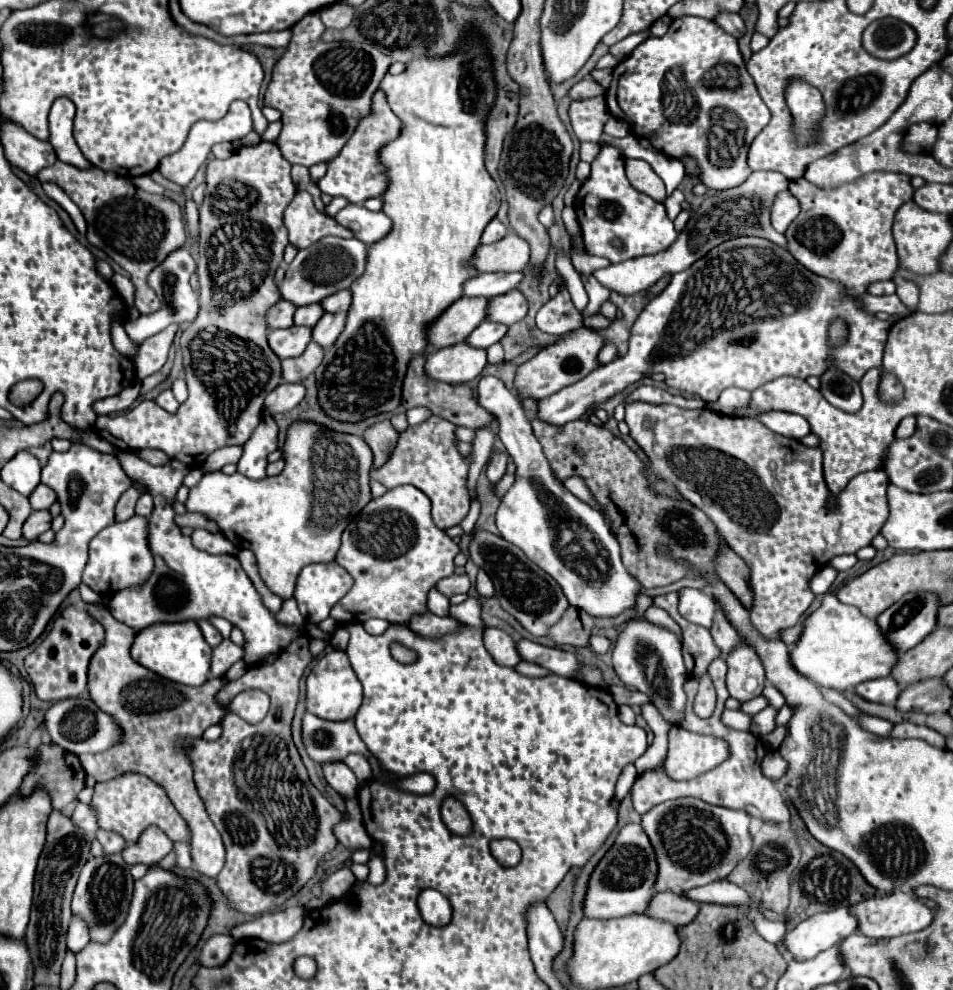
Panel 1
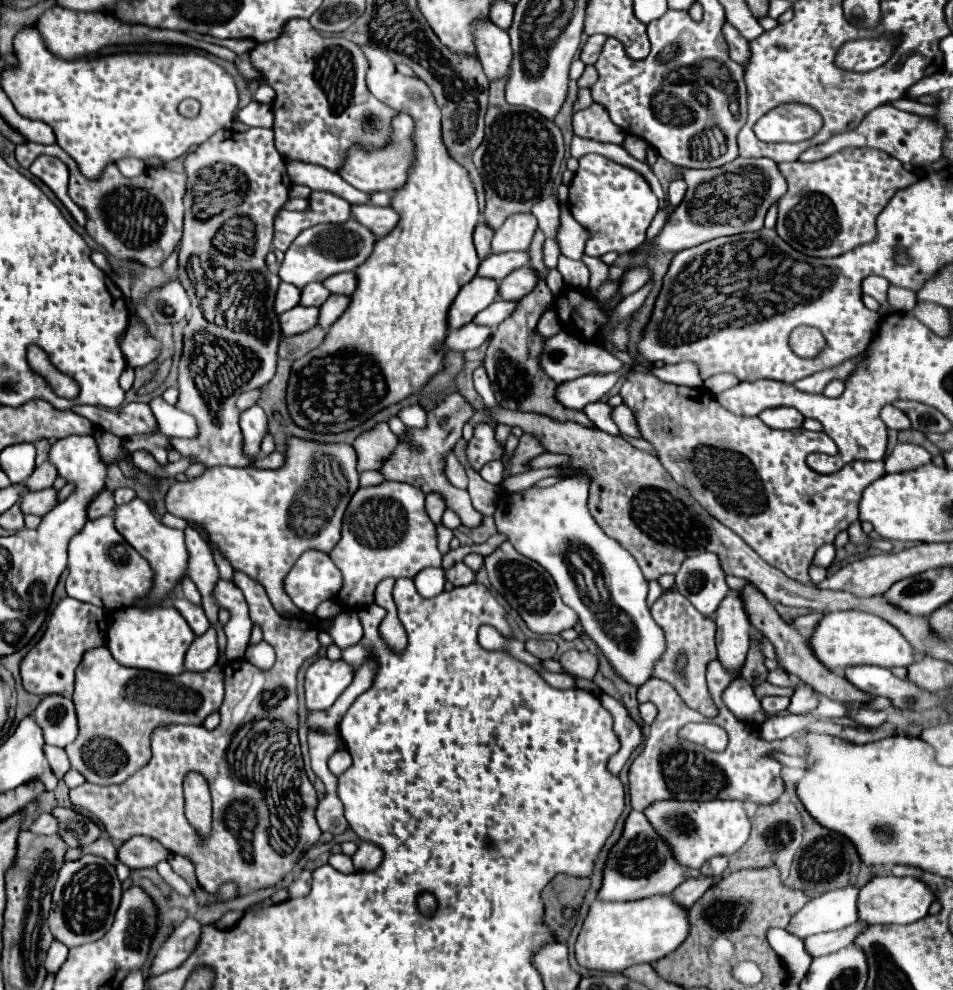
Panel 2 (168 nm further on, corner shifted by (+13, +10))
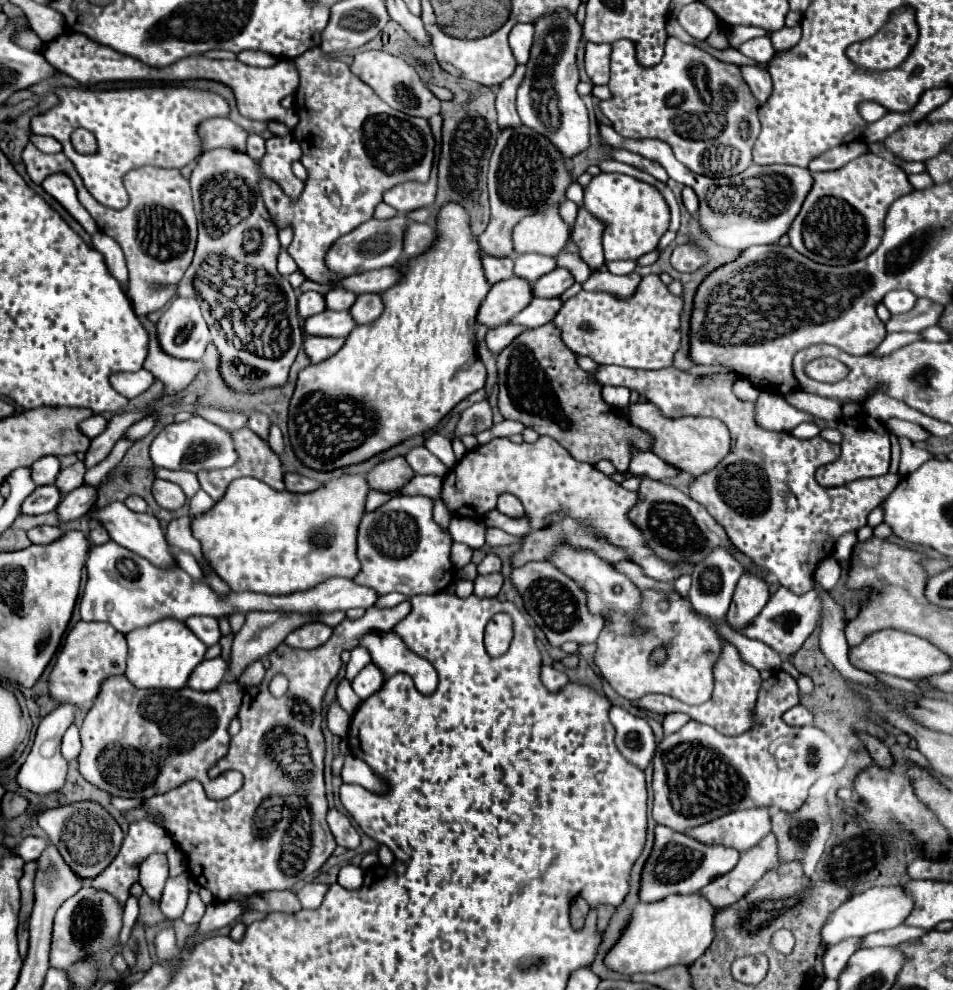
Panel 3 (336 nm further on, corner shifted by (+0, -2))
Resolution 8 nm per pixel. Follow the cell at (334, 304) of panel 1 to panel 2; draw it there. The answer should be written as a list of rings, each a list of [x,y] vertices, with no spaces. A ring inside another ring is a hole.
[[[342,272],[338,276],[330,276],[324,280],[324,286],[332,292],[332,294],[346,294],[350,296],[356,286],[358,286],[358,280],[354,276],[354,272]]]

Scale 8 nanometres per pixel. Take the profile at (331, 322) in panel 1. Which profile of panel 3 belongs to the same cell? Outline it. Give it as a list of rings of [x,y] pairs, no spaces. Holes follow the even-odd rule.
[[[379,294],[357,296],[355,304],[349,308],[349,314],[351,314],[351,318],[355,320],[357,326],[377,320],[381,312],[383,312],[383,302],[381,302]]]

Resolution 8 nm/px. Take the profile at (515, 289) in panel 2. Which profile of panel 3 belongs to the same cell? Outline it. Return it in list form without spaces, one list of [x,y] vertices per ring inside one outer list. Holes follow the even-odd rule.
[[[555,268],[553,272],[545,274],[533,284],[533,296],[535,298],[559,298],[571,284],[573,276],[565,268]]]

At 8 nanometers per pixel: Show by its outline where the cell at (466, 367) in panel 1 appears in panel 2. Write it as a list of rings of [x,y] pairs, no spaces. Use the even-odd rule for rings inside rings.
[[[466,324],[458,330],[450,330],[448,336],[446,336],[446,342],[444,346],[448,350],[460,350],[460,352],[466,352],[466,350],[472,350],[472,348],[478,348],[482,346],[488,336],[492,334],[492,328],[488,326],[480,326],[480,324]]]

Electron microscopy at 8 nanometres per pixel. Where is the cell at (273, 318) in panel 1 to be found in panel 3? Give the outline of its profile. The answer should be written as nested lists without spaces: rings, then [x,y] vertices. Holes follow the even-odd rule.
[[[303,292],[299,296],[297,310],[299,310],[299,316],[303,316],[303,318],[319,314],[319,312],[325,310],[325,298],[321,294],[317,294],[317,292]]]

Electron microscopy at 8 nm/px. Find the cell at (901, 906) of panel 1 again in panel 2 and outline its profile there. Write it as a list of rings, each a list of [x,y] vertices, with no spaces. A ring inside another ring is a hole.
[[[878,876],[870,880],[862,890],[858,898],[858,912],[860,920],[868,924],[910,924],[928,914],[930,904],[936,900],[934,892],[928,884],[916,878],[898,878],[898,876]]]

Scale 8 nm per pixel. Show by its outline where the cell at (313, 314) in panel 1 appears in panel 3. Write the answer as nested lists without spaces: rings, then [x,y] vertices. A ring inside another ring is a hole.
[[[333,290],[325,296],[325,304],[327,304],[327,310],[335,310],[335,312],[341,312],[341,310],[349,310],[351,304],[355,302],[355,294],[353,292],[347,292],[347,290]]]

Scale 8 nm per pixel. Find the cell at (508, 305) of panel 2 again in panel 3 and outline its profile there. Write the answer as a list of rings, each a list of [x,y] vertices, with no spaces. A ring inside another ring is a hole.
[[[535,298],[535,300],[529,302],[527,308],[523,308],[517,316],[513,316],[511,324],[519,324],[519,326],[525,326],[525,328],[543,326],[543,324],[547,324],[547,322],[551,322],[555,318],[561,304],[563,302],[559,298],[551,298],[551,300]]]

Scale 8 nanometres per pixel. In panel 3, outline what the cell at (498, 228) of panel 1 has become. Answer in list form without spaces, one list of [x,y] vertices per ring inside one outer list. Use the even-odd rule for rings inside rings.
[[[483,256],[483,270],[489,284],[513,276],[513,260],[509,256]]]

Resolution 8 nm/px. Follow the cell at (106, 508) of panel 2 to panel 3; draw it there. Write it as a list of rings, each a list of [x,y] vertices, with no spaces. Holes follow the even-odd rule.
[[[95,524],[95,528],[91,528],[91,532],[89,532],[89,540],[91,540],[91,544],[105,544],[107,540],[109,540],[109,534],[105,532],[105,528],[101,526],[101,524]]]

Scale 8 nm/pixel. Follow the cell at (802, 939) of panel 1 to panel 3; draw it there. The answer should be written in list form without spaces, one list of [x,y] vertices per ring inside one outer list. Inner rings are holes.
[[[901,886],[871,888],[855,898],[849,898],[843,906],[839,906],[835,912],[829,914],[827,922],[821,928],[821,944],[825,948],[831,948],[831,944],[839,944],[839,940],[847,940],[851,936],[861,938],[861,936],[867,936],[871,932],[895,928],[907,918],[911,908],[913,908],[911,898],[905,894],[905,890]]]

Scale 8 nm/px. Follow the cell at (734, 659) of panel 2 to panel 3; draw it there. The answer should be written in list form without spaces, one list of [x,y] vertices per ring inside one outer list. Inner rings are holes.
[[[745,572],[735,588],[735,596],[731,602],[731,608],[727,612],[727,624],[735,630],[745,628],[755,620],[755,616],[761,612],[761,608],[769,600],[769,586],[759,576],[753,576],[751,572]]]

